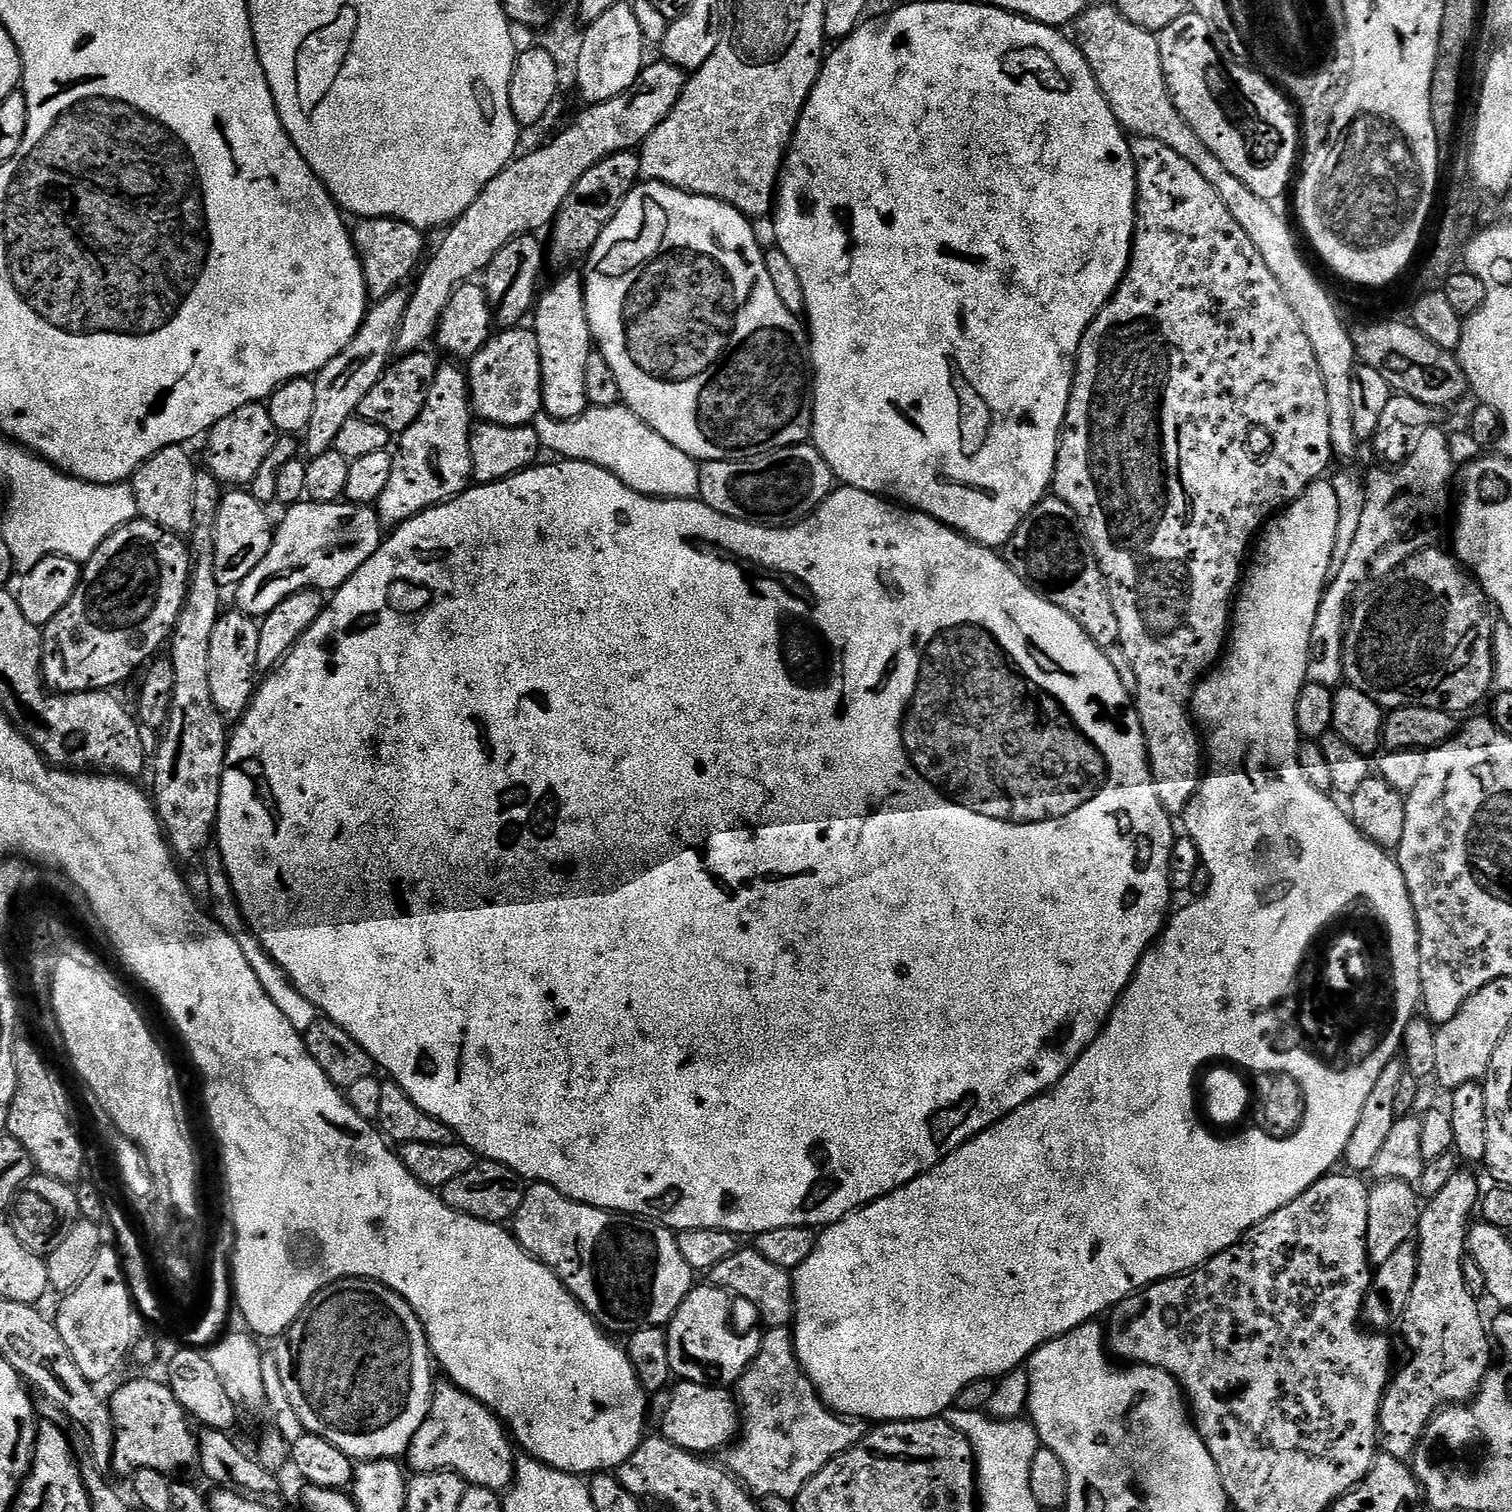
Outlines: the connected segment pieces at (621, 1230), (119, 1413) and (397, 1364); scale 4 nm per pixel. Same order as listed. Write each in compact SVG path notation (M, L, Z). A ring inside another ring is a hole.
M533 1183L525 1191L522 1198L522 1206L518 1206L516 1215L510 1221L510 1228L521 1248L529 1252L534 1259L541 1260L564 1283L568 1293L580 1303L581 1308L587 1310L596 1319L597 1324L609 1334L617 1334L616 1332L631 1334L643 1328L658 1328L667 1325L668 1321L672 1319L672 1315L678 1310L678 1306L682 1306L688 1291L694 1287L694 1273L690 1266L686 1266L686 1258L682 1258L682 1250L678 1250L677 1233L673 1229L666 1228L664 1225L657 1224L651 1220L610 1212L606 1208L595 1208L589 1204L583 1204L577 1200L572 1200L568 1196L564 1196L558 1190L554 1190L554 1186L549 1184Z
M128 1380L107 1401L112 1411L112 1425L116 1441L112 1451L112 1468L124 1478L133 1472L149 1468L165 1474L173 1474L179 1468L188 1468L200 1458L197 1433L190 1423L190 1417L174 1398L167 1383L156 1380Z
M342 1280L339 1284L331 1284L329 1288L324 1288L318 1294L314 1294L314 1298L310 1298L310 1302L304 1307L300 1317L288 1329L287 1340L288 1360L292 1363L292 1372L288 1370L283 1373L282 1383L286 1396L295 1413L298 1414L298 1418L301 1419L307 1435L326 1438L326 1442L330 1442L330 1446L336 1446L338 1450L342 1450L342 1454L346 1454L354 1462L396 1460L407 1453L410 1442L414 1438L414 1434L418 1434L418 1426L422 1426L432 1401L434 1361L428 1350L428 1339L424 1333L424 1325L416 1317L416 1311L400 1295L372 1280Z

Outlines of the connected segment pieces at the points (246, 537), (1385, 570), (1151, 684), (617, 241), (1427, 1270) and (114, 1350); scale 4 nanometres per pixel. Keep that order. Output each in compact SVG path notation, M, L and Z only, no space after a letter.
M228 490L220 497L218 522L214 534L214 578L221 589L235 589L266 558L272 545L273 521L268 521L269 509L259 504L248 490Z
M1439 425L1421 429L1406 459L1398 467L1381 466L1370 469L1367 476L1365 474L1365 506L1350 551L1350 561L1343 566L1338 578L1325 587L1318 614L1314 618L1308 647L1311 683L1325 684L1330 689L1335 689L1341 683L1340 655L1344 653L1346 617L1353 603L1352 595L1356 592L1356 579L1360 576L1359 562L1368 562L1373 576L1382 580L1392 575L1410 557L1437 545L1434 518L1446 496L1452 474L1448 440L1441 430Z
M1136 138L1131 145L1136 163L1136 230L1132 259L1124 273L1124 281L1092 319L1092 325L1085 330L1080 343L1076 355L1076 376L1072 380L1064 427L1060 429L1060 449L1056 451L1056 469L1050 488L1055 499L1066 502L1078 524L1080 519L1079 527L1099 557L1105 577L1109 581L1121 580L1124 584L1132 584L1132 592L1112 590L1108 593L1108 600L1118 618L1118 648L1124 651L1128 668L1136 679L1134 703L1146 738L1148 764L1152 767L1156 793L1169 813L1180 814L1202 779L1202 740L1190 719L1192 693L1225 651L1226 637L1230 632L1230 609L1242 580L1250 545L1273 516L1327 473L1324 471L1334 460L1334 453L1330 442L1330 406L1326 406L1326 386L1322 382L1322 370L1318 370L1318 358L1314 358L1310 338L1306 338L1302 322L1298 322L1294 310L1290 310L1290 302L1286 302L1282 286L1278 286L1274 274L1270 274L1266 262L1262 262L1262 254L1254 250L1254 242L1250 242L1246 230L1234 222L1226 202L1222 202L1214 186L1210 186L1210 182L1206 182L1206 178L1202 178L1186 158L1174 154L1170 146L1157 140Z
M640 182L624 199L618 214L614 214L606 230L602 230L598 242L586 257L588 273L583 273L582 279L588 325L599 355L610 362L610 370L614 370L614 378L618 378L621 401L639 420L662 434L666 442L678 446L678 450L697 462L727 460L737 454L767 454L777 448L803 444L812 435L814 388L810 383L810 337L801 317L790 314L790 310L782 306L782 298L778 298L778 290L774 290L774 282L770 282L770 273L766 270L765 249L756 241L752 224L749 217L721 200L695 196L664 184Z
M1458 1170L1446 1187L1434 1198L1423 1201L1420 1209L1420 1221L1416 1227L1415 1245L1418 1268L1414 1278L1414 1288L1404 1307L1404 1314L1398 1321L1398 1329L1404 1335L1404 1348L1408 1357L1404 1365L1395 1369L1394 1375L1387 1384L1379 1402L1378 1444L1387 1455L1407 1461L1416 1449L1420 1435L1428 1421L1441 1408L1457 1402L1467 1402L1480 1390L1480 1383L1490 1370L1488 1363L1492 1360L1492 1348L1489 1333L1486 1331L1486 1320L1480 1317L1478 1300L1471 1296L1463 1277L1463 1266L1466 1261L1466 1239L1470 1227L1468 1215L1473 1215L1482 1195L1482 1187L1472 1172Z
M112 1246L101 1248L90 1274L61 1300L64 1301L54 1315L54 1323L58 1334L62 1334L62 1342L66 1342L66 1350L70 1350L70 1358L74 1358L74 1366L93 1382L114 1375L138 1340L138 1313L124 1277L124 1267L120 1265L119 1251Z

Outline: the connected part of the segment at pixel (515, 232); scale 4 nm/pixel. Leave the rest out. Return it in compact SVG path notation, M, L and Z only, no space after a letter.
M663 58L657 61L643 68L634 86L627 88L622 96L585 107L585 112L561 136L554 137L545 148L536 148L524 157L513 159L481 190L472 205L443 233L444 241L437 246L436 257L423 265L416 293L413 291L408 297L406 314L396 339L397 353L421 351L427 345L424 343L435 337L436 326L452 293L469 283L475 272L476 275L483 273L506 242L519 236L540 234L543 228L545 231L586 170L607 156L639 149L644 139L654 134L656 127L680 101L686 83L686 74L681 68Z

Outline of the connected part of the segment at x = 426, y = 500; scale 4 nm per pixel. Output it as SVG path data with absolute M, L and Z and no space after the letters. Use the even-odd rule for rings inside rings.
M448 362L441 367L434 378L434 386L430 386L430 394L426 398L426 406L405 432L399 433L400 449L395 449L390 470L390 482L386 482L386 490L377 498L374 505L381 525L385 529L395 530L427 508L436 504L444 504L456 496L468 491L473 483L472 459L470 458L470 434L474 427L474 413L468 395L468 378L457 365Z

